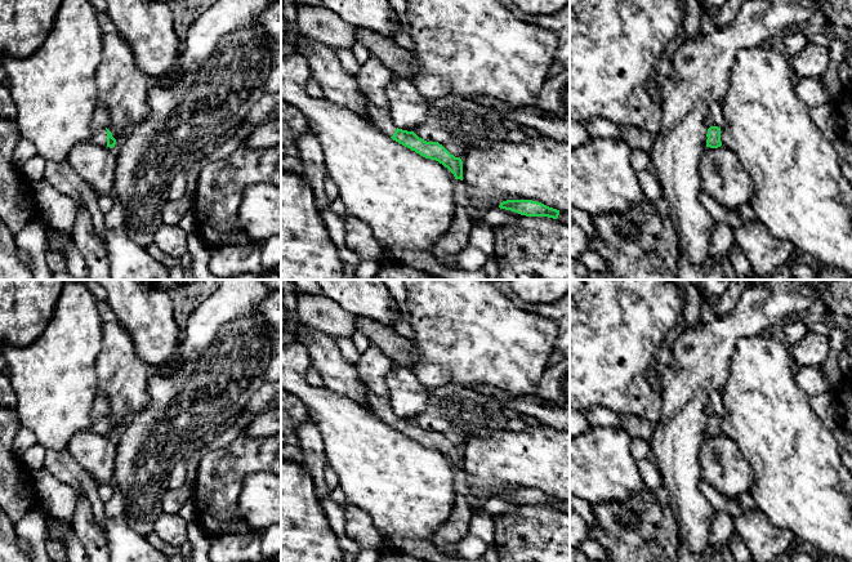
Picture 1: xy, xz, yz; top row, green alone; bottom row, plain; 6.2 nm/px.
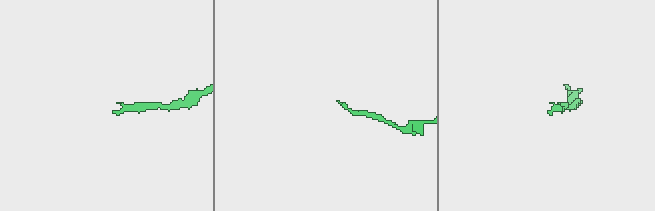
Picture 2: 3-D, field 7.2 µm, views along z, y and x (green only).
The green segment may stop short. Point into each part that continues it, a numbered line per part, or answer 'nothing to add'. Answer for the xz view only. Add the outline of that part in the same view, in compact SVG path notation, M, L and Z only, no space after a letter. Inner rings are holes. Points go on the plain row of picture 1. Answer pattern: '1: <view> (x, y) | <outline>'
1: xz (380, 405) | M367 389L367 400L370 403L370 409L378 418L380 418L388 425L392 425L394 423L397 416L393 412L393 407L388 397L378 396Z

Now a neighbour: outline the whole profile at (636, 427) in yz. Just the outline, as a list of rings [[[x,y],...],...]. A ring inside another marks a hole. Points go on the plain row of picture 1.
[[[619,415],[621,428],[634,438],[650,442],[654,437],[655,425],[633,415]]]

